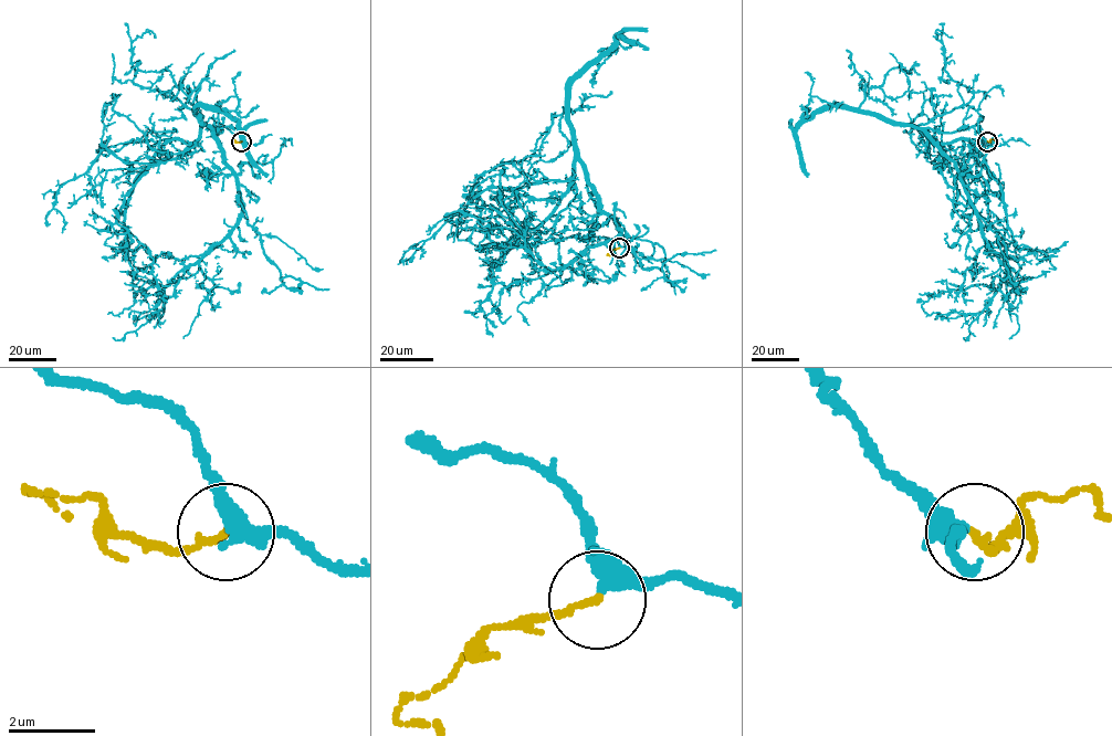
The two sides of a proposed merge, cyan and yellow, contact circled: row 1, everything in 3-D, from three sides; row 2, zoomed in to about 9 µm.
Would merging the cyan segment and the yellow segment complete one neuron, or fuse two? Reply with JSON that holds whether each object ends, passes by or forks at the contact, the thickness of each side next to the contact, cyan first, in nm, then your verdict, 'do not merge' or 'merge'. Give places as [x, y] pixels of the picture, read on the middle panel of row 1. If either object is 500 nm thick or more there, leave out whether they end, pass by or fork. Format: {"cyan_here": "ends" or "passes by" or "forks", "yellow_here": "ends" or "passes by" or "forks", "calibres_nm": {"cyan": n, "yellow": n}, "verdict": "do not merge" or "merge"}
{"cyan_here": "passes by", "yellow_here": "ends", "calibres_nm": {"cyan": 360, "yellow": 160}, "verdict": "merge"}

